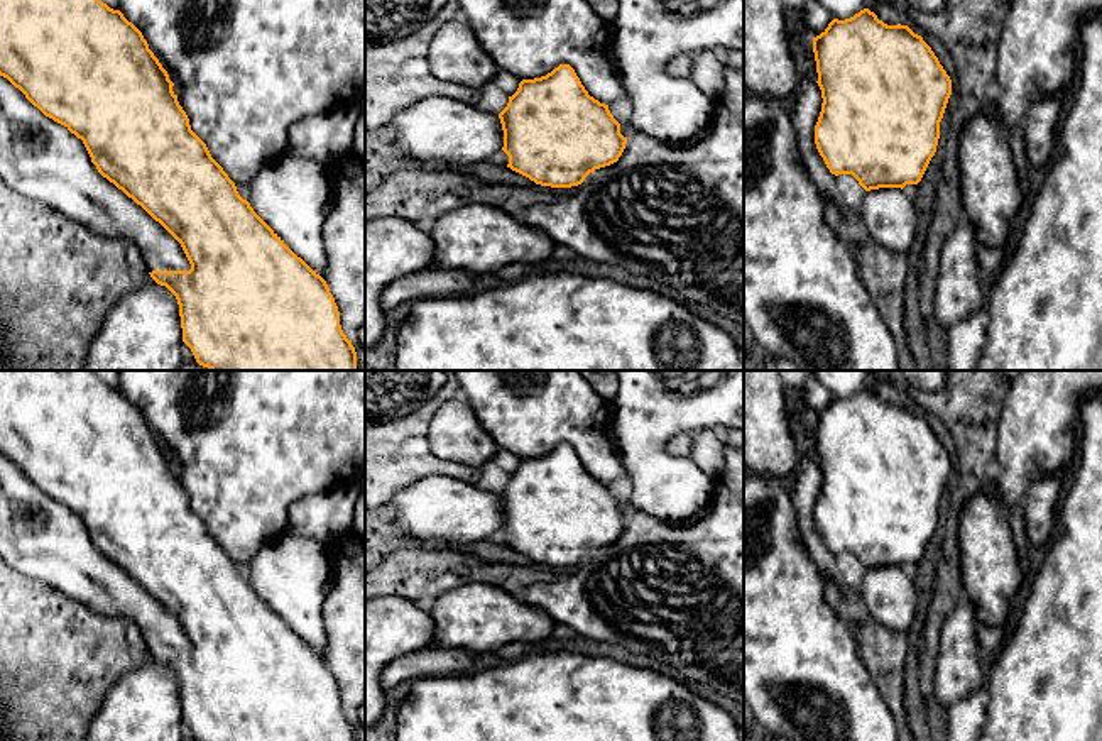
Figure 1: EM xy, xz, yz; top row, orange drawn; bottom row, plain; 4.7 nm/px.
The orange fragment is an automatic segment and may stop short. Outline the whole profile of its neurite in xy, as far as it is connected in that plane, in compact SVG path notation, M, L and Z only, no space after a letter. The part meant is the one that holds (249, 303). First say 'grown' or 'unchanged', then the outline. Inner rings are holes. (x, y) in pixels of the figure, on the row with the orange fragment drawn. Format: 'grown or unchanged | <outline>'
grown | M0 0L0 178L15 193L59 211L105 239L132 240L150 277L177 299L183 342L210 370L357 370L357 352L341 330L340 311L326 281L297 257L243 200L235 183L191 130L172 91L174 83L149 49L142 32L101 0Z

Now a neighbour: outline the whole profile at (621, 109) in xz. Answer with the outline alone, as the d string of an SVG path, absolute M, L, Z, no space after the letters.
M627 96L608 105L610 113L619 124L629 124L630 118L630 100Z

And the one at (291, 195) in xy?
M282 154L252 179L250 206L316 274L325 277L323 223L331 205L328 164Z

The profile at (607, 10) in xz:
M585 0L595 15L603 22L614 24L619 15L619 0Z

